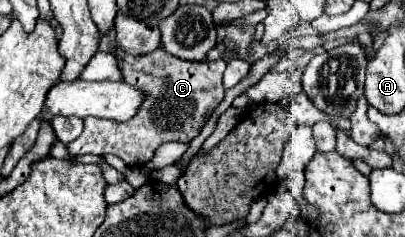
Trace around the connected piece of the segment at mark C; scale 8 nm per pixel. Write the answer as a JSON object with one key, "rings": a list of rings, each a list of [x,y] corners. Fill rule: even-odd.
{"rings":[[[162,45],[146,55],[132,55],[122,49],[116,49],[114,57],[124,75],[124,81],[136,89],[142,89],[144,101],[138,113],[124,123],[114,119],[86,117],[82,135],[72,143],[68,143],[70,155],[92,153],[102,157],[112,153],[118,155],[128,165],[142,167],[154,157],[160,145],[168,141],[190,143],[200,133],[212,111],[224,99],[224,87],[222,87],[222,73],[226,69],[224,59],[212,63],[186,61],[166,53]]]}

